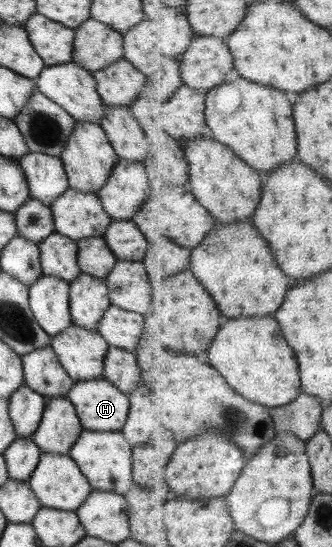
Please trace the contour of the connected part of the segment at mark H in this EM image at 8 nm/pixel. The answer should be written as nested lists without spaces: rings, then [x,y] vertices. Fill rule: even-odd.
[[[107,380],[73,383],[64,397],[72,403],[83,430],[114,432],[125,423],[128,397]]]

